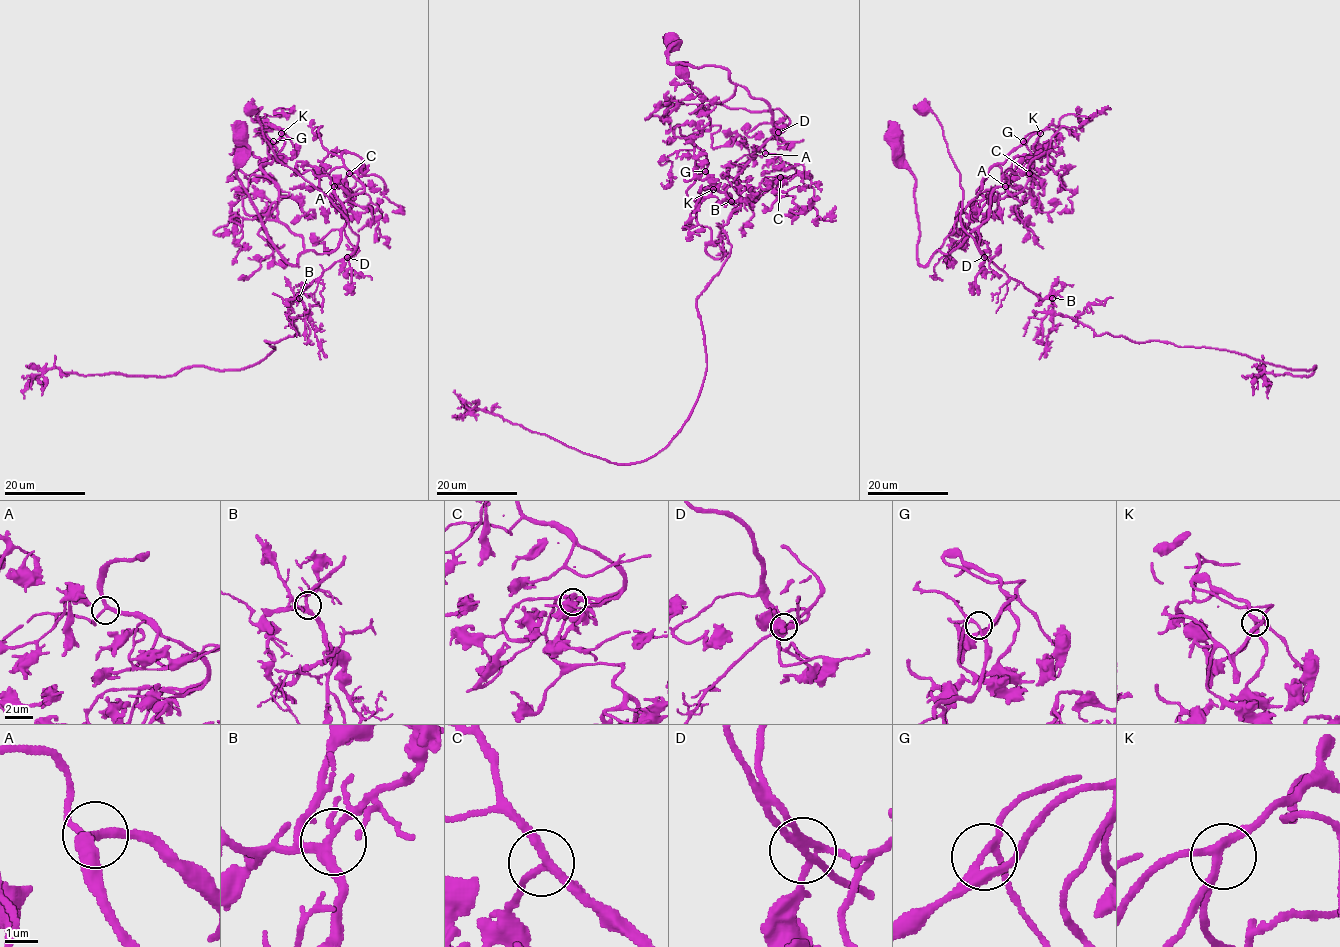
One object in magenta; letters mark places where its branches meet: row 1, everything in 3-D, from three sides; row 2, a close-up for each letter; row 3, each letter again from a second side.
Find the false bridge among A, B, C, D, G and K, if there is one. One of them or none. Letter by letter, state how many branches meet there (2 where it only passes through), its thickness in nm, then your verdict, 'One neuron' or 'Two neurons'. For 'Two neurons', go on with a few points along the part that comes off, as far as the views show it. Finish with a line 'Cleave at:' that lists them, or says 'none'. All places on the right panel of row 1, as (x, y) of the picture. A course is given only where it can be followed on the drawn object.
A: Branches: 3. Thickness 240 nm. One neuron
B: Branches: 4. Thickness 280 nm. One neuron
C: Branches: 3. Thickness 200 nm. One neuron
D: Branches: 4. Thickness 240 nm. Two neurons. Course of the part to remove: (984, 256), (1096, 335), (1315, 366), (1309, 376), (1263, 367), (1268, 398)
G: Branches: 4. Thickness 240 nm. One neuron
K: Branches: 4. Thickness 240 nm. One neuron
Cleave at: D

